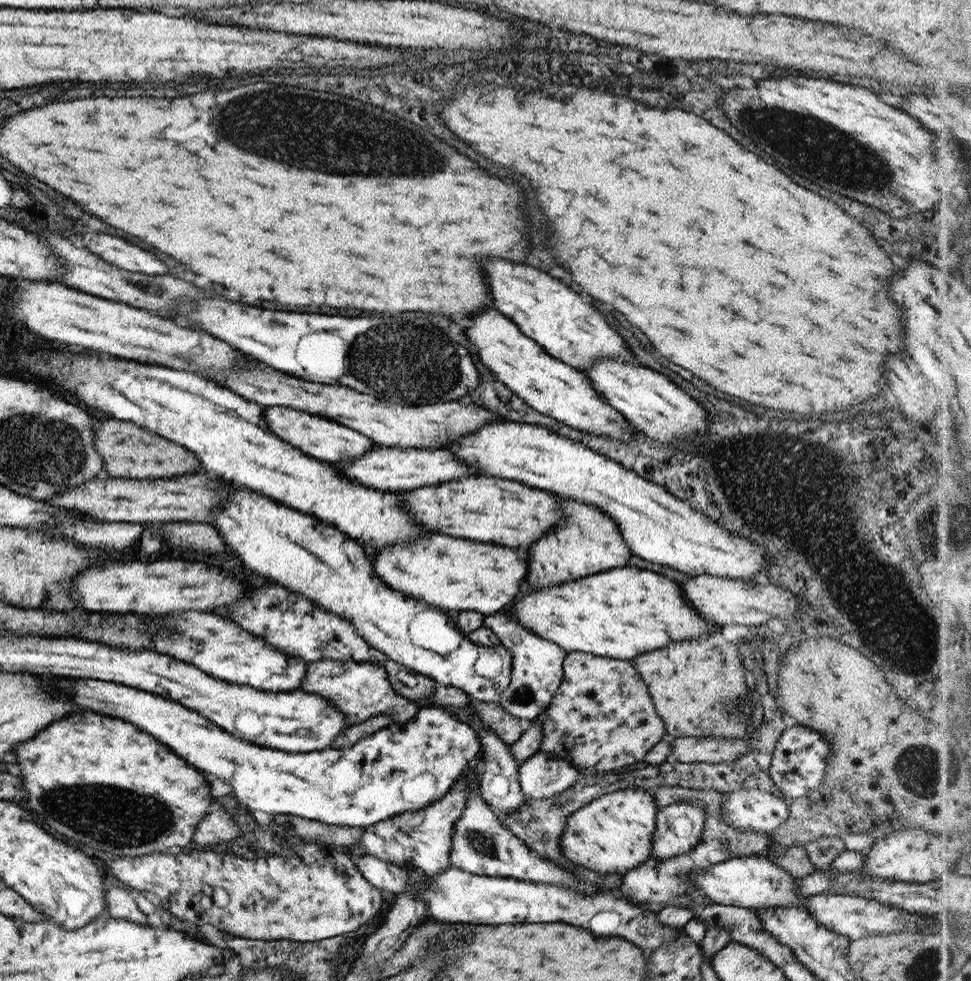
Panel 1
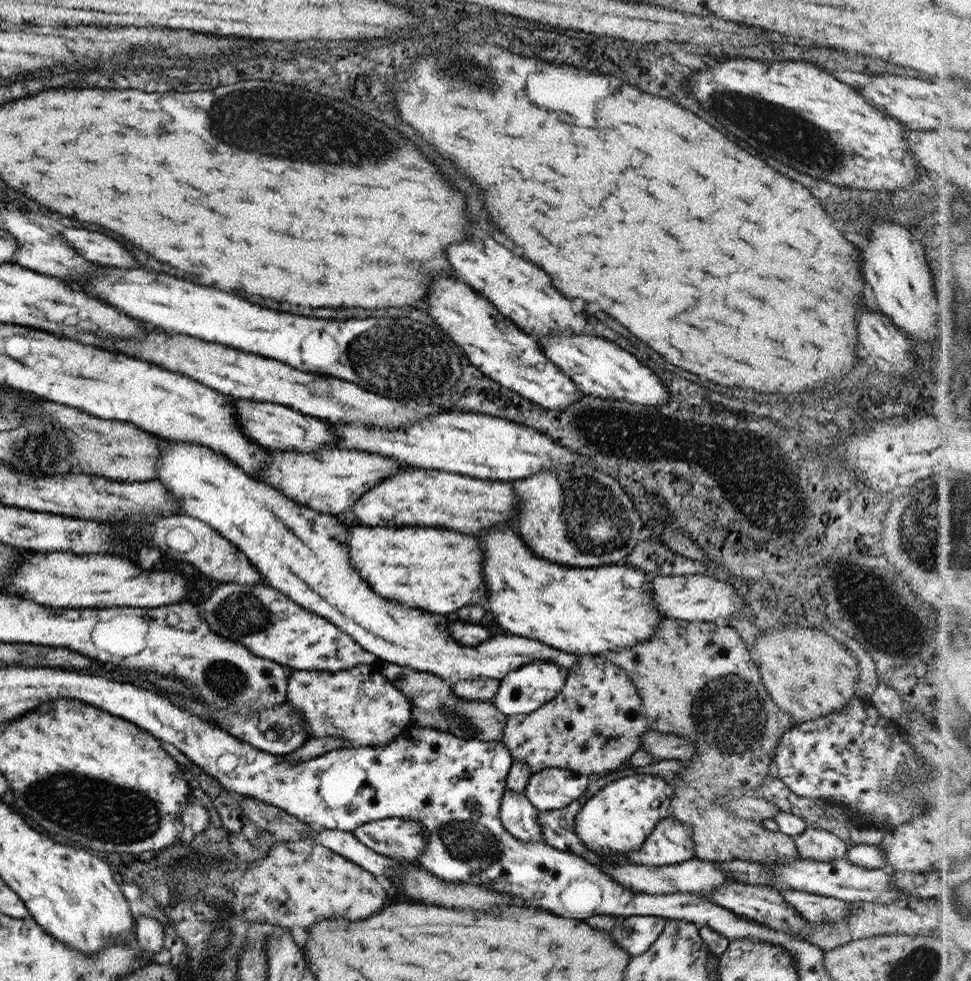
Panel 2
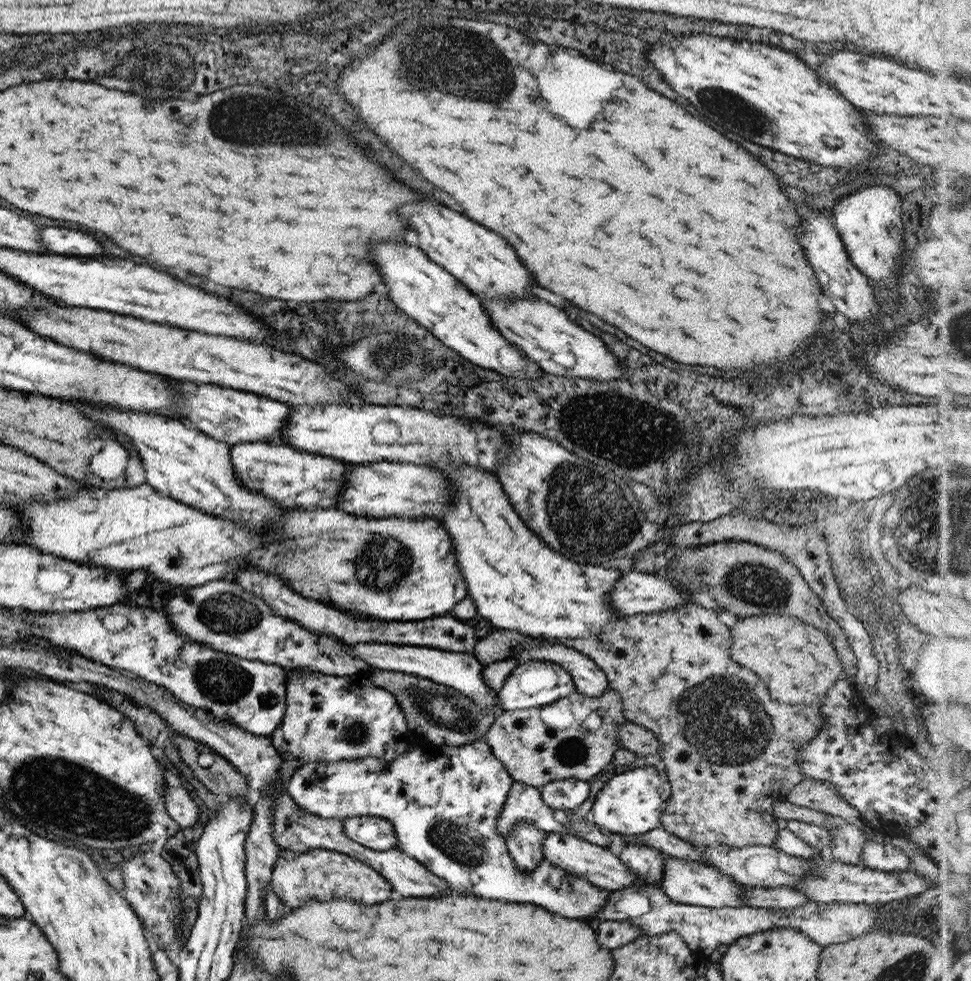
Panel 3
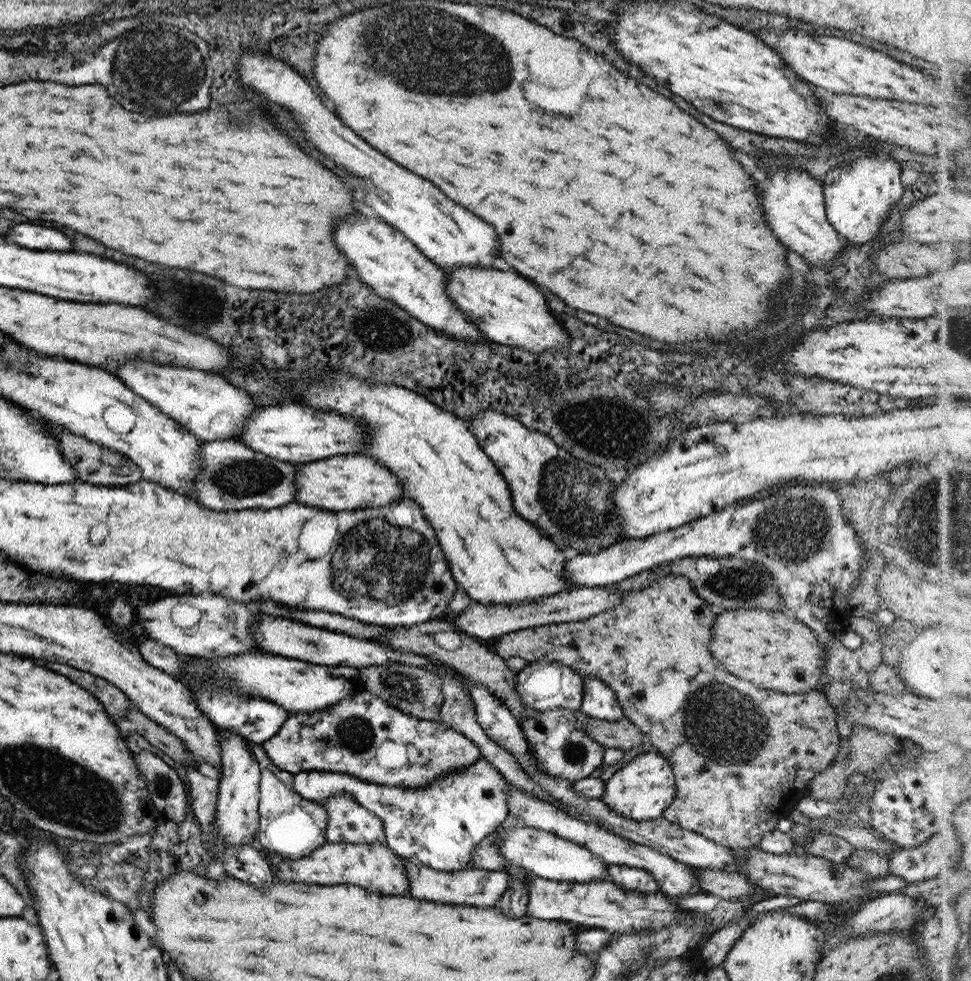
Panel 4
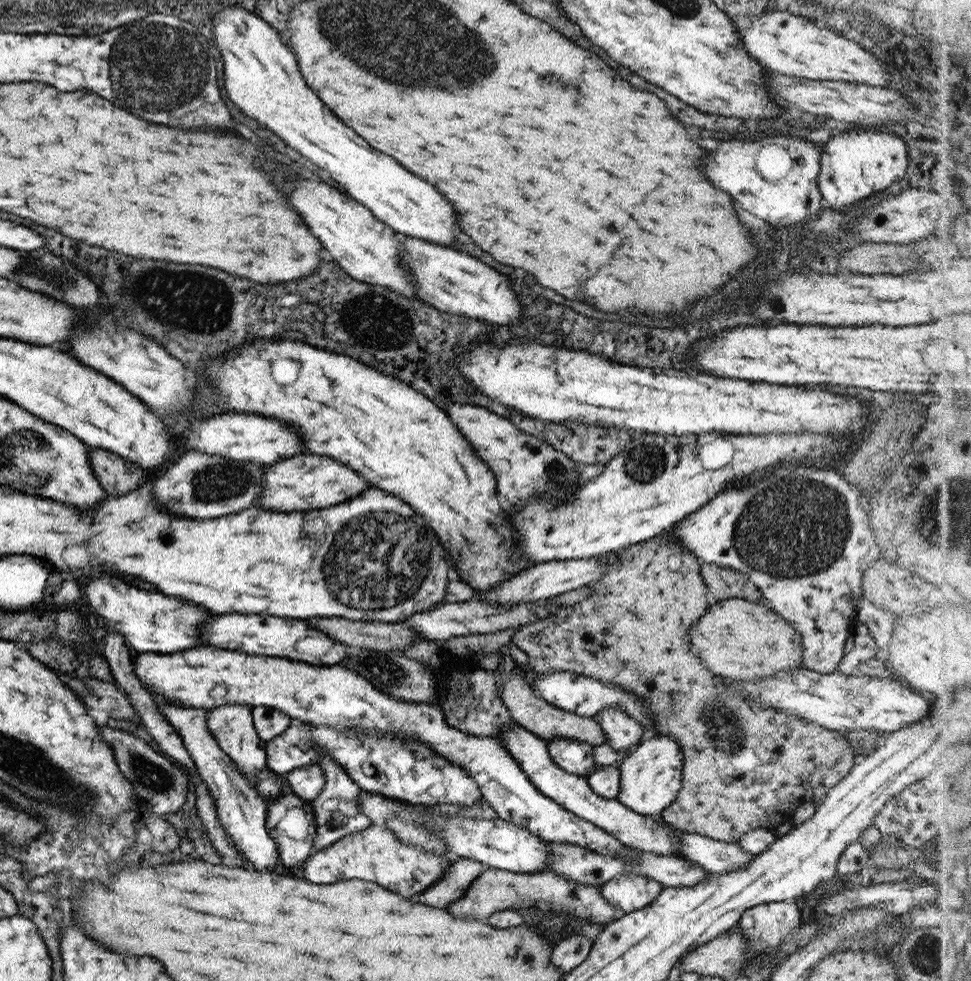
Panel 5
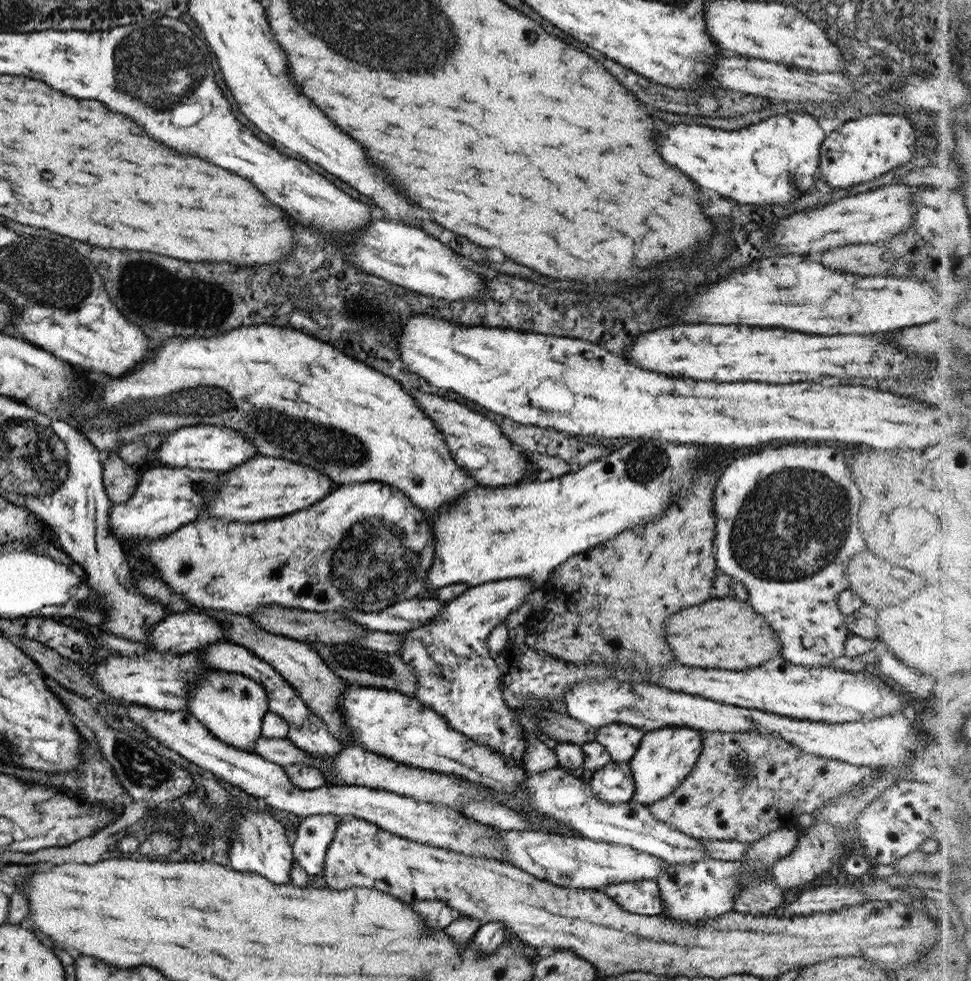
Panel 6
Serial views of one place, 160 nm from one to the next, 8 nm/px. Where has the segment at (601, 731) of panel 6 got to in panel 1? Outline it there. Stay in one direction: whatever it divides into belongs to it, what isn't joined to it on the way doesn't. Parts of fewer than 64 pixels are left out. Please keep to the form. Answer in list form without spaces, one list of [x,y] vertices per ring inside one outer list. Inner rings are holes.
[[[216,475],[212,478],[227,492],[227,497],[213,511],[212,525],[220,536],[223,532],[225,545],[237,553],[245,569],[267,578],[275,585],[303,595],[315,606],[321,607],[321,610],[339,616],[345,622],[351,622],[351,626],[364,638],[364,642],[383,653],[387,659],[398,662],[406,670],[429,677],[443,686],[460,688],[475,702],[495,703],[500,699],[510,681],[511,657],[504,646],[477,646],[456,627],[453,613],[438,610],[433,605],[383,586],[383,582],[369,566],[370,560],[365,558],[368,552],[363,552],[365,549],[335,527],[323,525],[315,517],[279,505],[273,499],[257,495],[245,487],[237,487]]]

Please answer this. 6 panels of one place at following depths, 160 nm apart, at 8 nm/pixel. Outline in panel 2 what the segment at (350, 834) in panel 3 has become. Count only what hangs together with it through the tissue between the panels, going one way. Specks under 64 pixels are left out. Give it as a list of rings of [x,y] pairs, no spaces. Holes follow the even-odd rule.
[[[384,818],[366,822],[354,828],[351,834],[373,852],[391,860],[406,860],[406,862],[417,862],[418,856],[424,851],[425,845],[429,844],[422,826],[406,818]]]

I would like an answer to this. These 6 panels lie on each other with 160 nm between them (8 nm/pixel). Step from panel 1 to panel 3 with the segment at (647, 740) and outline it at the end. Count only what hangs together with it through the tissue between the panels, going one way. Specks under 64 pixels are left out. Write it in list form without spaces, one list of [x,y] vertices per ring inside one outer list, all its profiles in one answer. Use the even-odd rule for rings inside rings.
[[[607,687],[597,698],[581,694],[577,689],[573,689],[566,697],[542,707],[501,712],[494,718],[493,724],[481,740],[487,743],[495,758],[502,762],[505,771],[513,781],[539,788],[546,782],[559,779],[572,778],[589,781],[595,778],[611,764],[613,753],[619,748],[618,728],[626,721],[622,713],[620,696],[611,687]],[[587,716],[600,716],[601,724],[597,728],[585,726]]]

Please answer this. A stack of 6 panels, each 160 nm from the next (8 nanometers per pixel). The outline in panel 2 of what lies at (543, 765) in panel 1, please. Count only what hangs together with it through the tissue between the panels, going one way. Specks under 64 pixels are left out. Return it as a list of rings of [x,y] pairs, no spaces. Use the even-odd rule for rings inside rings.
[[[545,768],[529,776],[523,793],[533,808],[550,811],[577,800],[588,784],[589,776],[563,768]]]

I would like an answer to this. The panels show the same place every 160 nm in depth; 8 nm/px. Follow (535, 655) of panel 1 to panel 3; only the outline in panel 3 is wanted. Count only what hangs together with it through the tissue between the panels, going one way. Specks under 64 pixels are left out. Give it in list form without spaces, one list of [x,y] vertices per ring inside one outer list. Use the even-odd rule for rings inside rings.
[[[529,660],[519,663],[503,681],[502,688],[496,692],[498,708],[503,711],[530,709],[551,704],[566,697],[574,688],[569,673],[555,663],[543,663],[541,660]]]

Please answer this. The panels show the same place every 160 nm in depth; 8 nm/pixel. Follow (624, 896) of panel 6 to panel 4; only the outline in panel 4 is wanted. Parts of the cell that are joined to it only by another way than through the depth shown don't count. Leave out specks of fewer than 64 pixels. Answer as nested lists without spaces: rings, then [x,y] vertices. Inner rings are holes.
[[[613,863],[612,865],[607,865],[606,876],[607,880],[615,883],[624,891],[636,890],[643,894],[651,894],[658,890],[657,883],[651,874],[639,867]]]

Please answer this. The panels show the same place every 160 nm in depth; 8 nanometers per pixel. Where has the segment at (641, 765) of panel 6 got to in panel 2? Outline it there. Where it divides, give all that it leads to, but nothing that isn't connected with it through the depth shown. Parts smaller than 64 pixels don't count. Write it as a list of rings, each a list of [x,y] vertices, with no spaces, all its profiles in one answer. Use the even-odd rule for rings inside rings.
[[[637,774],[618,778],[581,805],[574,816],[574,831],[581,844],[599,856],[628,854],[637,850],[655,823],[669,814],[672,795],[670,784],[657,777]]]

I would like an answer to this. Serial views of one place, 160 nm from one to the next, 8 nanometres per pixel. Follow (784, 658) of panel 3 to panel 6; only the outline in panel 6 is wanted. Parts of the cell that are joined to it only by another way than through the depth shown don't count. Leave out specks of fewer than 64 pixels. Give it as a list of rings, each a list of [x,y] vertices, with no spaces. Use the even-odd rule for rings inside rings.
[[[729,597],[711,598],[691,608],[682,608],[668,615],[663,625],[668,650],[675,656],[677,664],[697,666],[699,668],[741,670],[753,668],[767,662],[772,656],[778,656],[782,649],[779,639],[771,636],[771,628],[765,619],[753,610],[746,601],[738,601]]]

